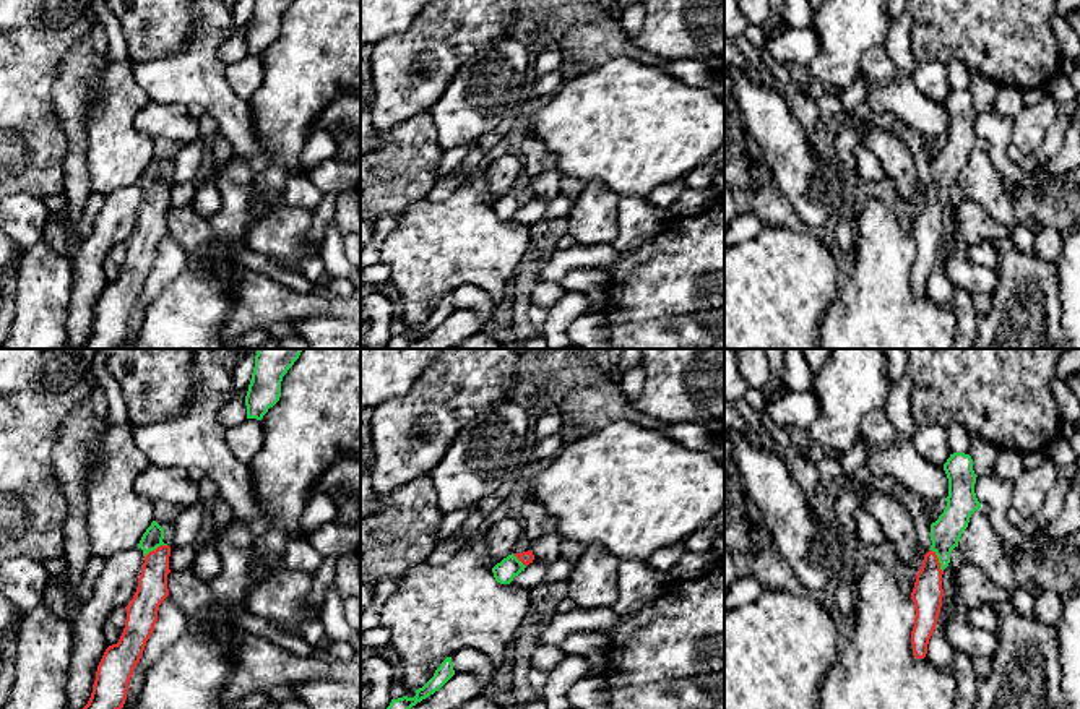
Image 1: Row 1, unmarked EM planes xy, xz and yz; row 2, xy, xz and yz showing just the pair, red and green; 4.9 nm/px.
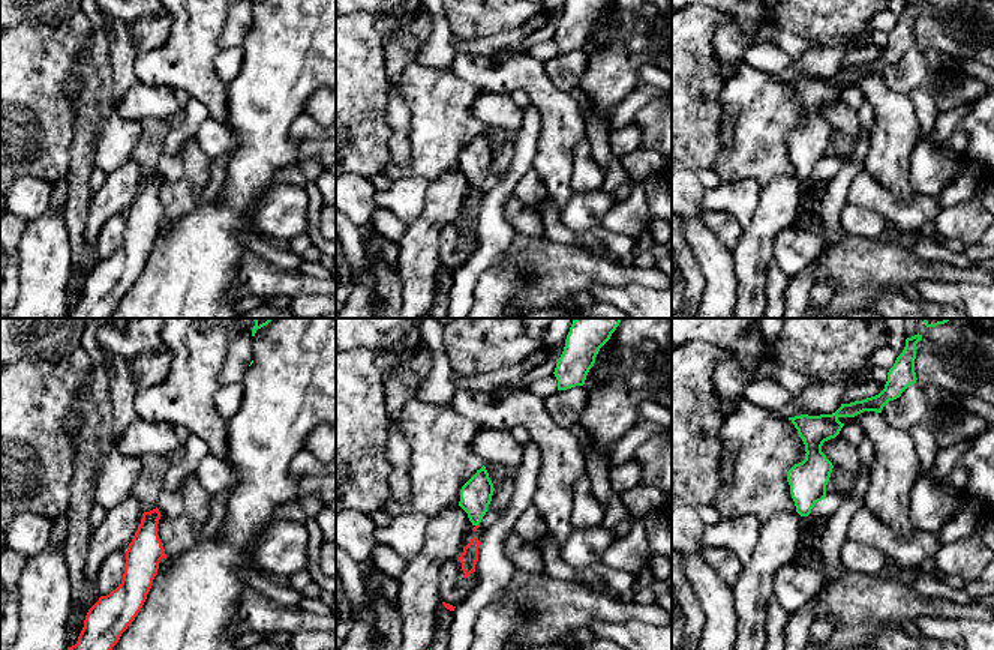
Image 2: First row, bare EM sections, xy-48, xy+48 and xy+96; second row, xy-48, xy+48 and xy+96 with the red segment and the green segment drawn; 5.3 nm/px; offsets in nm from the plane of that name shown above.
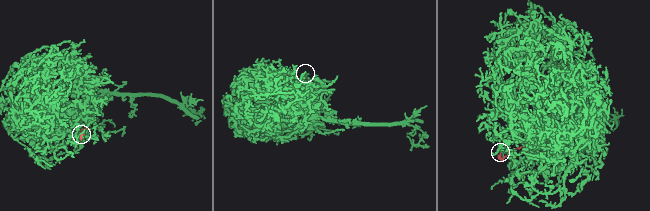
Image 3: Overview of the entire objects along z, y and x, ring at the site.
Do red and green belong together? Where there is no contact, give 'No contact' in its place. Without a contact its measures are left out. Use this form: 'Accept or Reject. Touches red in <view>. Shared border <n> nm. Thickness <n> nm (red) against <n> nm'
Accept. Touches red in yz. Shared border 130 nm. Thickness 150 nm (red) against 150 nm

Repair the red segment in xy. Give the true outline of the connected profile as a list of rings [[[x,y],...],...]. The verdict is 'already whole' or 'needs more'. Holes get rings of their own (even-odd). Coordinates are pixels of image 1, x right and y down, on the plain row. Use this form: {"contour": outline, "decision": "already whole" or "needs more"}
{"contour": [[[153,157],[138,180],[145,200],[138,226],[125,243],[123,269],[117,281],[106,286],[88,341],[75,349],[119,349],[123,344],[130,315],[158,258],[159,242],[169,232],[171,183],[162,175],[164,165]]], "decision": "needs more"}

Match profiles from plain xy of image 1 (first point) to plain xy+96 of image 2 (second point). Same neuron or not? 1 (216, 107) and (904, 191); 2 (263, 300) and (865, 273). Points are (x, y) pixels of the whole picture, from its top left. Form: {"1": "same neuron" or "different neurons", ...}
{"1": "same neuron", "2": "same neuron"}

